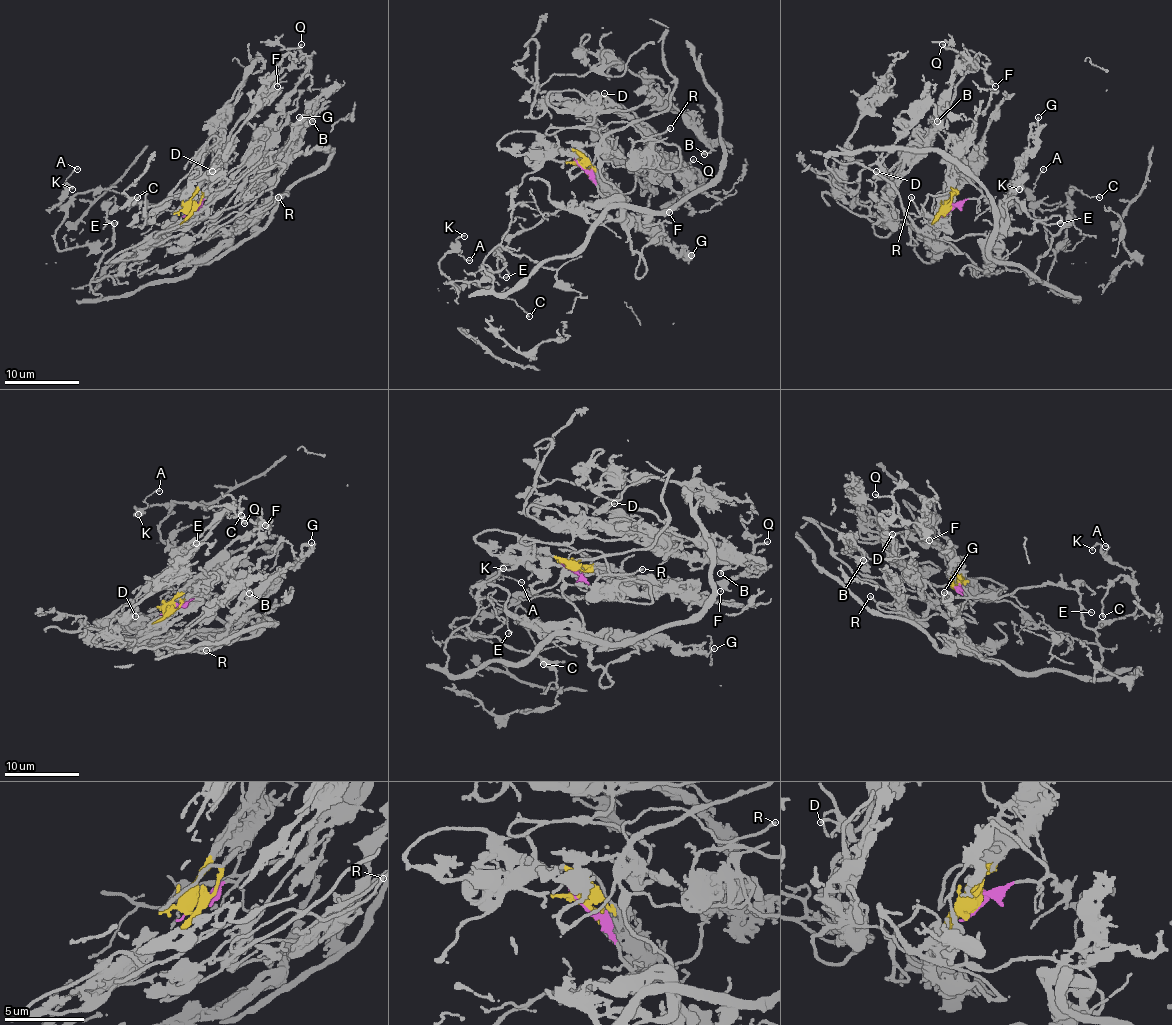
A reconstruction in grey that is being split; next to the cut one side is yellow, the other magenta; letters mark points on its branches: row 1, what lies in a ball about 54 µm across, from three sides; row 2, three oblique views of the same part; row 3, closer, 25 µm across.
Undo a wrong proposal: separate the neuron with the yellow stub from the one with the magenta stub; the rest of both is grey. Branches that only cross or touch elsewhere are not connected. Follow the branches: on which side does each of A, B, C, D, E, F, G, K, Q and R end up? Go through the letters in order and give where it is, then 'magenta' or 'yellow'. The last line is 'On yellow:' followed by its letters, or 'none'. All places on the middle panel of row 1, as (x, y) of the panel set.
A: (469, 260) | magenta
B: (704, 154) | yellow
C: (529, 316) | magenta
D: (604, 93) | yellow
E: (506, 277) | magenta
F: (669, 212) | yellow
G: (691, 255) | yellow
K: (464, 236) | magenta
Q: (693, 159) | yellow
R: (670, 128) | yellow
On yellow: B, D, F, G, Q, R

